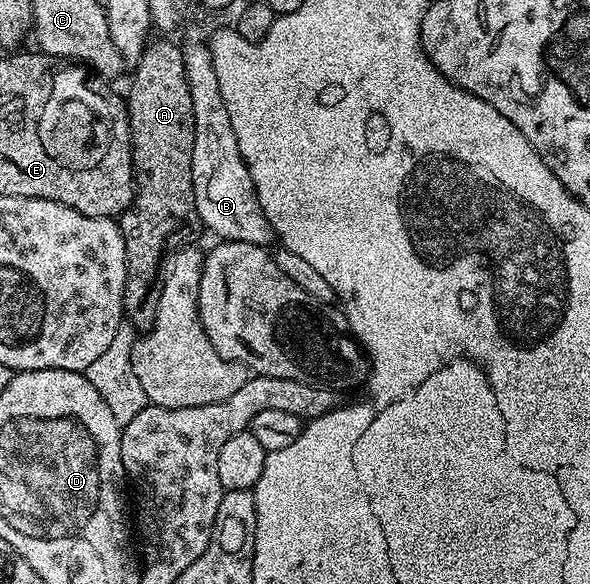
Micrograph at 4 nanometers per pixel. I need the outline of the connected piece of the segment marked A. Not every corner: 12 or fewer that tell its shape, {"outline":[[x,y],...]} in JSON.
{"outline":[[157,38],[127,95],[135,194],[119,222],[125,315],[201,227],[183,53]]}

